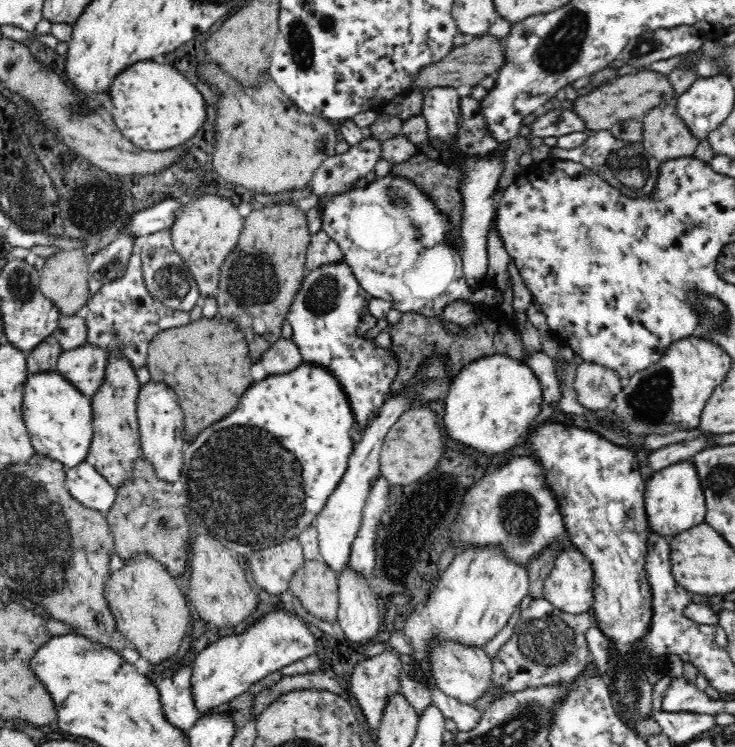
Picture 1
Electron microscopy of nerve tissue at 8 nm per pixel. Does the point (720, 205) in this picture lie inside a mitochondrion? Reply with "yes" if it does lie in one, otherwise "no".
no

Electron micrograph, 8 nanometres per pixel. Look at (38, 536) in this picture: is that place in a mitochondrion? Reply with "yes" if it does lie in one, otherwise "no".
yes

